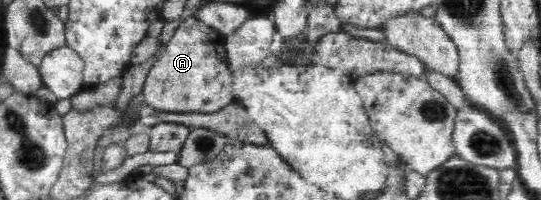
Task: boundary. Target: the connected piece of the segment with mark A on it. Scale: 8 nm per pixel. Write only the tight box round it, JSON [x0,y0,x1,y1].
[143,17,234,114]

